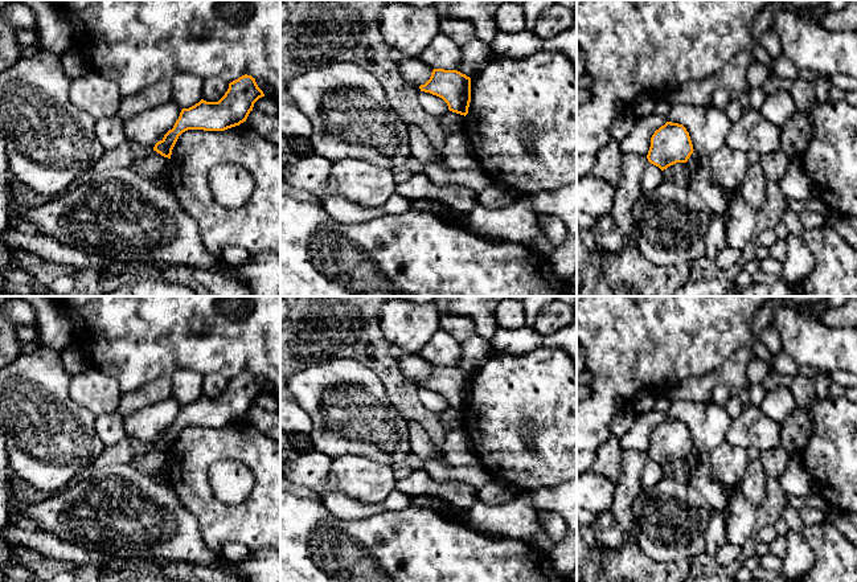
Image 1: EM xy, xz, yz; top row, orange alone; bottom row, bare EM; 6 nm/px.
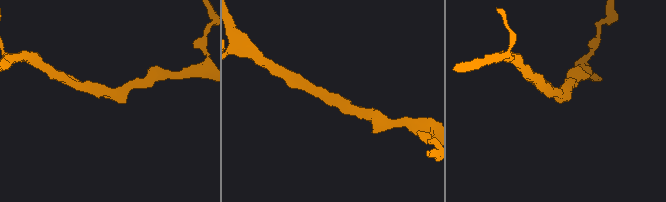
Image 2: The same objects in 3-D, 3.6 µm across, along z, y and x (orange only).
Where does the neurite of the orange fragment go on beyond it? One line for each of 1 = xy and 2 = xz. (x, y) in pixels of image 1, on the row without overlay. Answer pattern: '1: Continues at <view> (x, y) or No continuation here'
1: No continuation here
2: No continuation here

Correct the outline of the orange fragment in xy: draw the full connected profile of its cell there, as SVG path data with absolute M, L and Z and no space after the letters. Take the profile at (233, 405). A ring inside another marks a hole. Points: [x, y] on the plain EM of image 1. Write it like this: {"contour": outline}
{"contour": "M242 372L229 380L229 385L218 398L201 395L189 405L183 405L172 426L157 438L153 447L171 455L179 433L188 426L225 427L246 418L254 399L265 393L255 374Z"}

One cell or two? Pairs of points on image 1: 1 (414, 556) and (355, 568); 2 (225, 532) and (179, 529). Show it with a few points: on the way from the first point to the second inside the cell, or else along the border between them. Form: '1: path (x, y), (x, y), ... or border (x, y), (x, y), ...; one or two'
1: path (400, 560), (392, 568), (369, 568); one
2: border (181, 504), (195, 517), (203, 542), (218, 554); two

